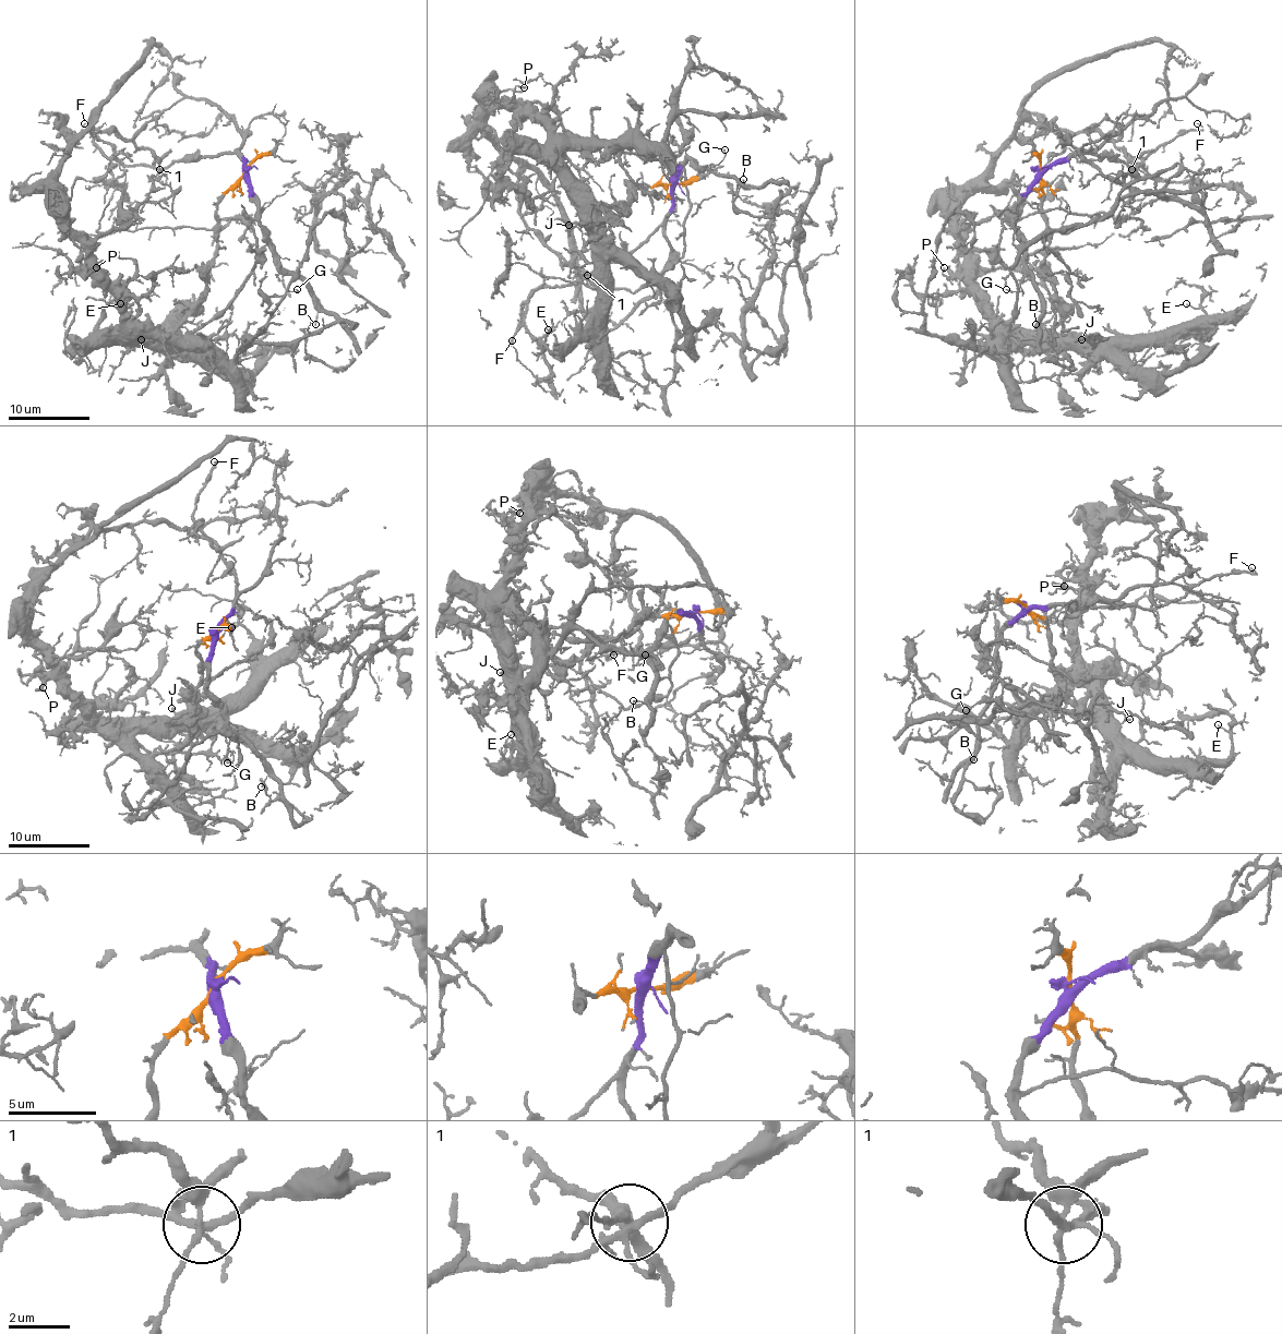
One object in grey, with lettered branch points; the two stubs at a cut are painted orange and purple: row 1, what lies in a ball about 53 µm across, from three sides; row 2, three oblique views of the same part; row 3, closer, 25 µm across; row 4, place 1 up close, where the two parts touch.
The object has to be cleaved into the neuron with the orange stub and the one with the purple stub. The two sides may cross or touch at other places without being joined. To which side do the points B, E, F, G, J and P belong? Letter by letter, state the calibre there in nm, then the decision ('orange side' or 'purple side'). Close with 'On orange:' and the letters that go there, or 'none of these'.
B: 100 nm | purple side
E: 90 nm | orange side
F: 90 nm | purple side
G: 120 nm | purple side
J: 170 nm | orange side
P: 170 nm | orange side
On orange: E, J, P

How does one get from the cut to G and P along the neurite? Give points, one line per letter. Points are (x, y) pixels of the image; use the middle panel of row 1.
G: (672, 182), (686, 160), (705, 166), (719, 161), (726, 154), (723, 149)
P: (672, 182), (597, 205), (555, 154), (546, 125), (516, 107), (515, 91), (525, 88)

